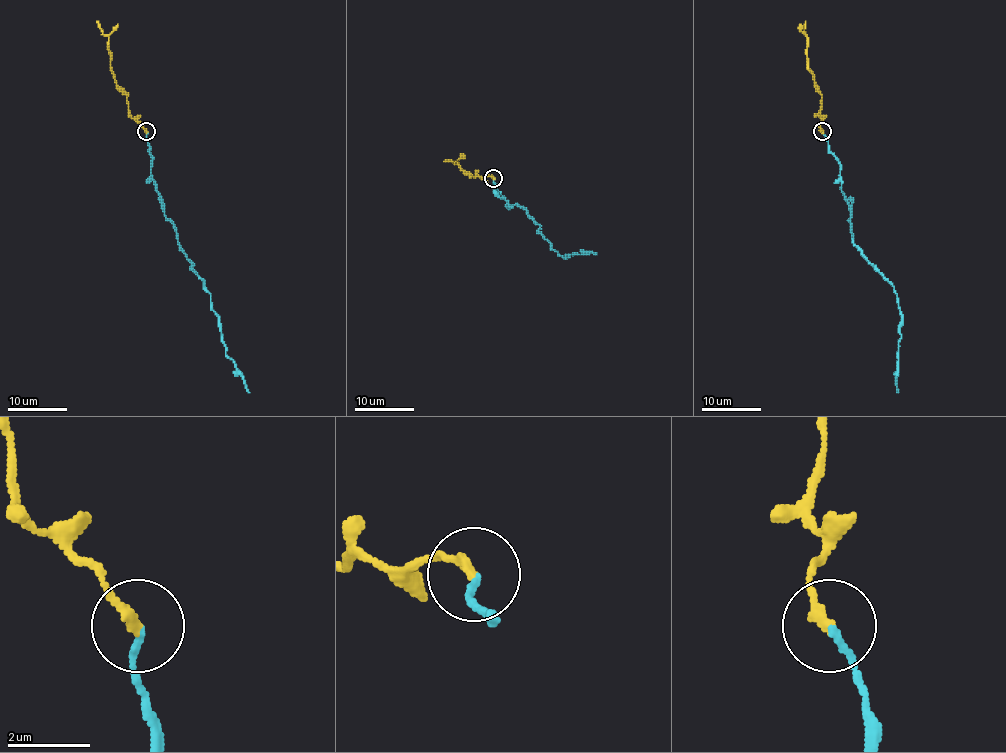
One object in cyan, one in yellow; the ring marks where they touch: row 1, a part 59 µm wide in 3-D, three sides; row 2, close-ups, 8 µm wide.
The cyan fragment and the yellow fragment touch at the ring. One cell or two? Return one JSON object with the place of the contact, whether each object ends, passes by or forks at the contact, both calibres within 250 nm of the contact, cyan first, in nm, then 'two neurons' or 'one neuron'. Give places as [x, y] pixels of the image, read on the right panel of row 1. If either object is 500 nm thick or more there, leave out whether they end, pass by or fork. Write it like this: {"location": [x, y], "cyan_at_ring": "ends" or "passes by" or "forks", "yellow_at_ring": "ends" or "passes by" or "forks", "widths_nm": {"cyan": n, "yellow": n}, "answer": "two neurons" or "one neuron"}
{"location": [822, 131], "cyan_at_ring": "ends", "yellow_at_ring": "ends", "widths_nm": {"cyan": 150, "yellow": 240}, "answer": "one neuron"}

